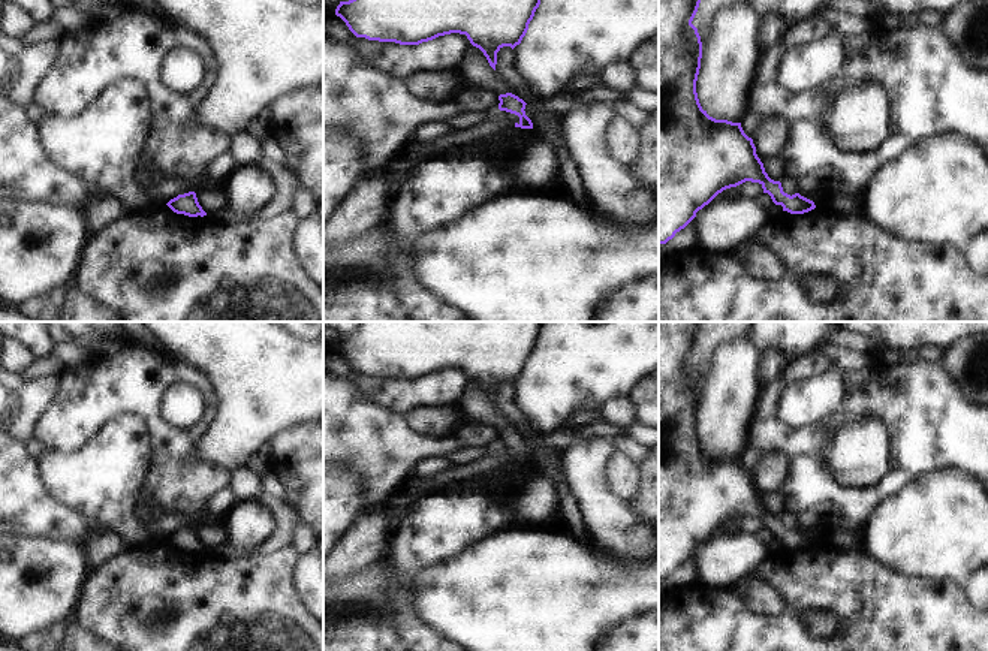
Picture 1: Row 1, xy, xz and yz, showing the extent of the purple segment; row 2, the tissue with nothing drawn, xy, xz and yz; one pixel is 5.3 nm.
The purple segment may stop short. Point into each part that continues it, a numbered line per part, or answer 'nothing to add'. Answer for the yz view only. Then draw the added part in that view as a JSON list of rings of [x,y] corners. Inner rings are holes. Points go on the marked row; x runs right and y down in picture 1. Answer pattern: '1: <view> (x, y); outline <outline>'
nothing to add

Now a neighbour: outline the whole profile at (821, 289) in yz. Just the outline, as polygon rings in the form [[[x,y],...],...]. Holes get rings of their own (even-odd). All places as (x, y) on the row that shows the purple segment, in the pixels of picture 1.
[[[810,274],[802,278],[802,289],[814,304],[826,304],[849,292],[849,286],[834,275]]]

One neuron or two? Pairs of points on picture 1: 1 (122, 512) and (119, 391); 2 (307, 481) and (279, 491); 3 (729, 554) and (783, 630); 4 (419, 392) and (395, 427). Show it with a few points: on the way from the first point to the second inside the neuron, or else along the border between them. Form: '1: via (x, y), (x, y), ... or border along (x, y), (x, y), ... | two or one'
1: border along (151, 425), (138, 415), (120, 412), (92, 437) | two
2: border along (274, 472), (291, 502) | two
3: border along (770, 551), (740, 582), (713, 588) | two
4: border along (371, 398), (406, 415) | two

